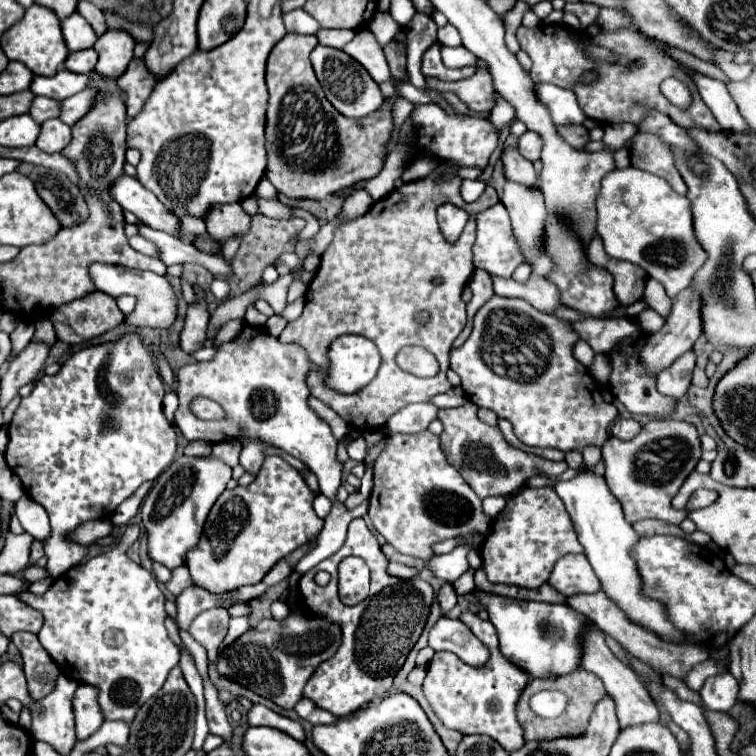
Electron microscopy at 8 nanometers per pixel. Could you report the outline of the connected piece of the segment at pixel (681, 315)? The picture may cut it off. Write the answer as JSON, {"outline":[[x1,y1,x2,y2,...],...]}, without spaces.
{"outline":[[684,289,680,291,680,295,674,299,674,305,672,305,672,313,670,317,666,319,664,327,654,333,654,335,648,335,646,339,646,345,640,349,640,361,646,369,646,375,648,377,658,377,660,371,668,369,680,355,684,355,686,351,692,349,694,341,700,337,702,333,702,327,700,327,700,303,696,299,696,295,692,293,692,289]]}

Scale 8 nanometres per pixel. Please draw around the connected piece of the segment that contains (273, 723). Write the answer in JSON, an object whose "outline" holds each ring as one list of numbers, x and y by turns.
{"outline":[[254,703,248,709,248,723,250,725,270,725,270,727,276,727,276,729,288,733,290,737,294,737,298,741,304,741,304,729,298,721,292,721,284,715,278,715,276,711,272,711,260,703]]}

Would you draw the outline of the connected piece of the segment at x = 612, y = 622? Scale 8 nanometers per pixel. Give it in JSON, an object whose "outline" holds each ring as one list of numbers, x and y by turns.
{"outline":[[604,589,596,591,596,593,578,593,574,597,568,599,568,605,572,609,576,609,578,613,584,613,588,619,592,619,606,635,614,637,630,655,638,657,640,661,644,661,646,665,654,667,656,671,662,671,662,673,670,673,670,675,676,675,680,679,684,679,686,671,708,659,708,651,704,647,696,647,696,645,690,645,690,643,684,643,684,645,670,645,670,643,664,643,660,641,652,631,644,629,642,625,634,623,632,619,628,619,628,615,624,611,620,611,620,607,604,593]]}

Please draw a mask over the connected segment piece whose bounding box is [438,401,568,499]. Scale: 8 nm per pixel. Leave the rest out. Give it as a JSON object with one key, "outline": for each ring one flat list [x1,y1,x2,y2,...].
{"outline":[[466,401,462,407,456,407,456,409,440,409,438,419,444,425,440,441,442,441,442,451,448,459,448,463,460,471,464,481,476,491,476,495,480,499,484,499,488,495,506,497,510,493,516,493,518,489,524,487,524,481,528,477,536,475,538,471,556,477,568,469,566,461,560,461,560,463,544,461,536,455,524,453,524,451,508,445,498,427,490,427,478,419,476,405,470,401]]}

